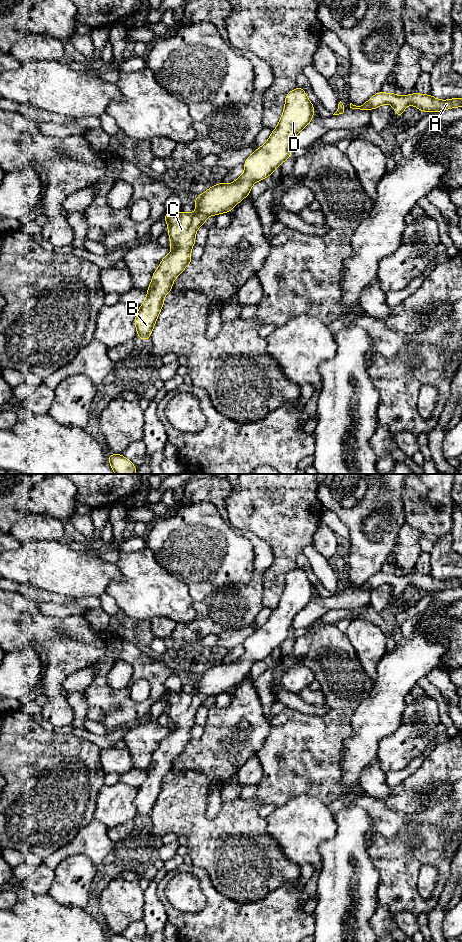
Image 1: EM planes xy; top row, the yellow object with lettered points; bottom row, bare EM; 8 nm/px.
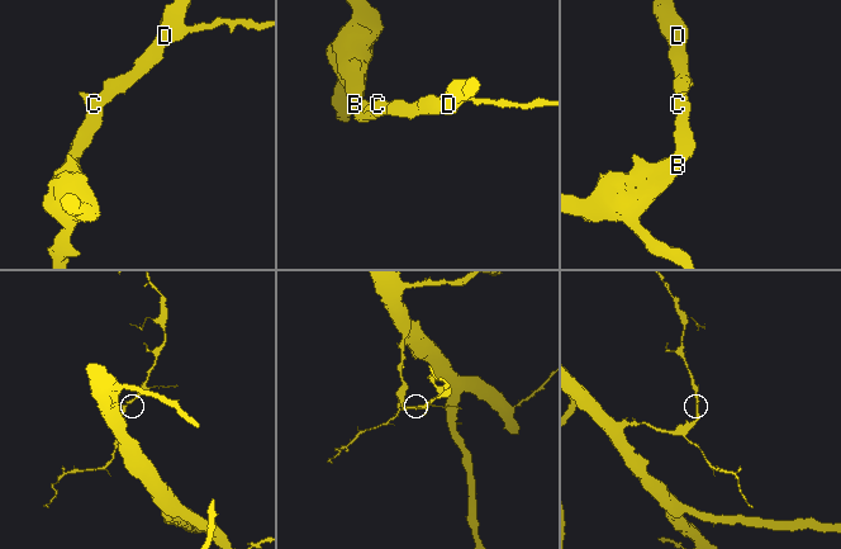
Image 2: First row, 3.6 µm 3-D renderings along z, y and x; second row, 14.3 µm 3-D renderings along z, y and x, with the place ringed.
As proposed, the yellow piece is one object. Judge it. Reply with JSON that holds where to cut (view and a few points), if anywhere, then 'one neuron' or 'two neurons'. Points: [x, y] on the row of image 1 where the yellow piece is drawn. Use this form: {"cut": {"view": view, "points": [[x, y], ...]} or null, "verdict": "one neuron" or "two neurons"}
{"cut": null, "verdict": "one neuron"}

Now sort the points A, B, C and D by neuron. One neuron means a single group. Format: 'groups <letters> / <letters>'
groups A B C D

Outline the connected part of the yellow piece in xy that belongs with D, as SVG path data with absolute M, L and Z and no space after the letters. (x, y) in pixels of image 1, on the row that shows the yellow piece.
M297 87L288 92L277 127L266 143L246 159L244 173L238 179L230 184L222 182L212 186L195 198L196 211L193 213L181 211L165 214L172 251L162 259L153 273L147 297L138 308L134 320L137 338L144 341L150 338L165 302L165 295L172 290L173 281L192 261L191 249L196 244L198 228L205 225L208 216L229 213L250 195L255 182L266 179L290 158L293 139L311 122L313 115L314 105L304 89Z

